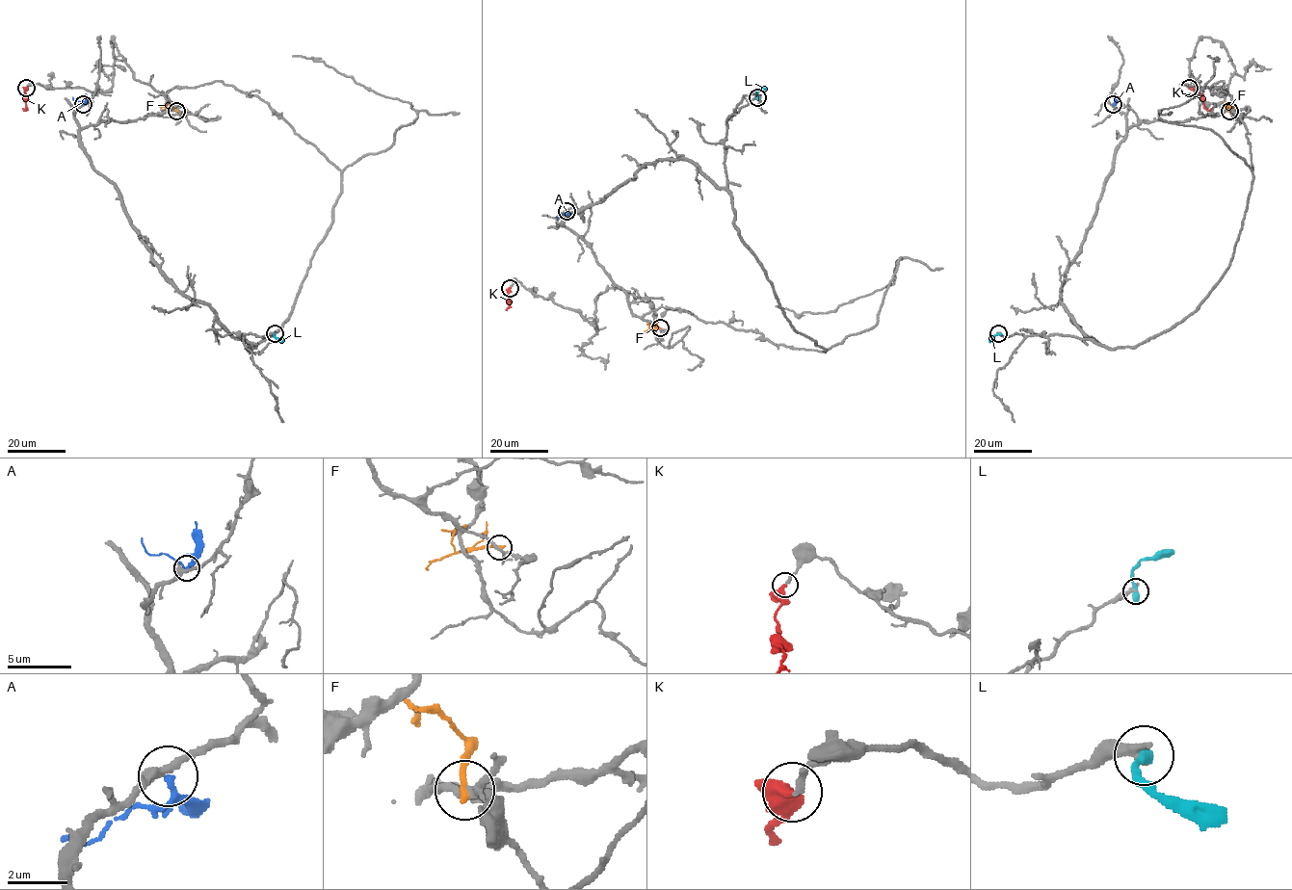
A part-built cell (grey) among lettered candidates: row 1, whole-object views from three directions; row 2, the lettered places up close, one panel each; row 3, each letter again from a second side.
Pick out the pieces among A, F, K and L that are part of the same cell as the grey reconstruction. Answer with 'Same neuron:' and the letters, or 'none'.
Same neuron: K

